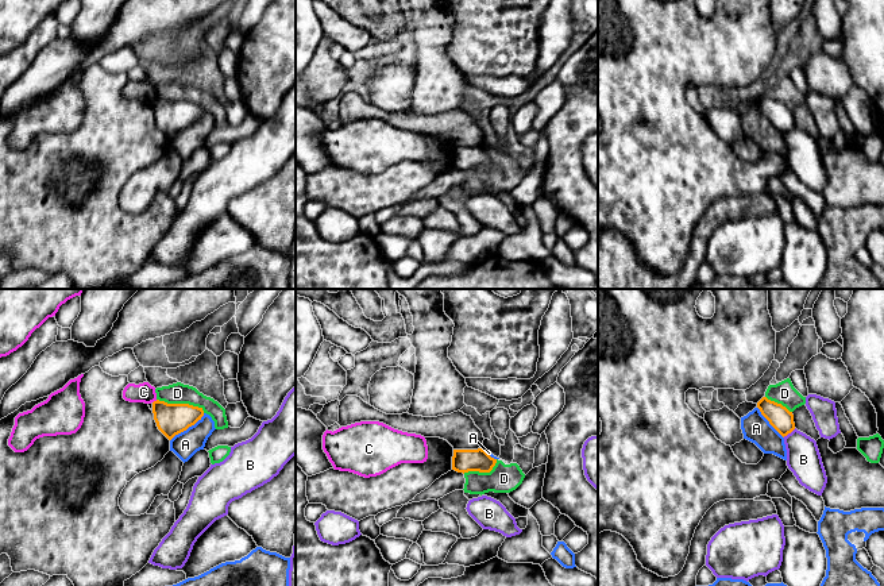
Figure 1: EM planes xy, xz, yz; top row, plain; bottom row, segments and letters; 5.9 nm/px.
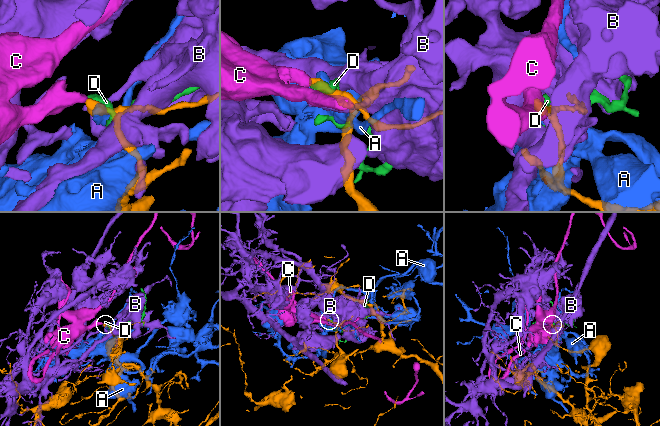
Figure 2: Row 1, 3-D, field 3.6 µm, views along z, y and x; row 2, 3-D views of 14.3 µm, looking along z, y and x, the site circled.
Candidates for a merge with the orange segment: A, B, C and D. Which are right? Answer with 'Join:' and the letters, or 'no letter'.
Join: no letter

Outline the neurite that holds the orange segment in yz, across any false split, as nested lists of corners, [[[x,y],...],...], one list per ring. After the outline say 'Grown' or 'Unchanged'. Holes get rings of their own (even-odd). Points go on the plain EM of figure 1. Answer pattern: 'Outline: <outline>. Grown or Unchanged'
Outline: [[[763,95],[757,100],[761,112],[784,135],[795,127],[794,112],[781,101]]]. Unchanged

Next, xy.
Outline: [[[153,100],[154,117],[158,127],[171,138],[175,132],[194,123],[204,113],[202,105],[189,101]]]. Unchanged

